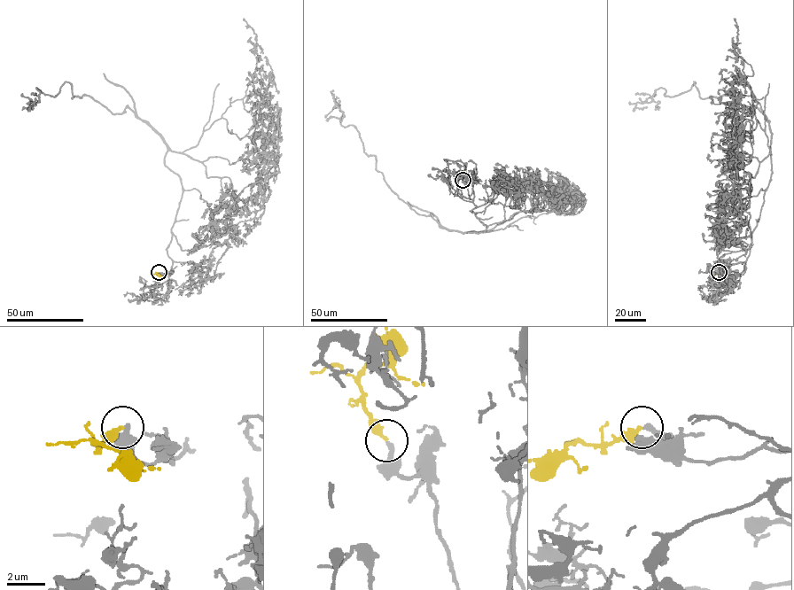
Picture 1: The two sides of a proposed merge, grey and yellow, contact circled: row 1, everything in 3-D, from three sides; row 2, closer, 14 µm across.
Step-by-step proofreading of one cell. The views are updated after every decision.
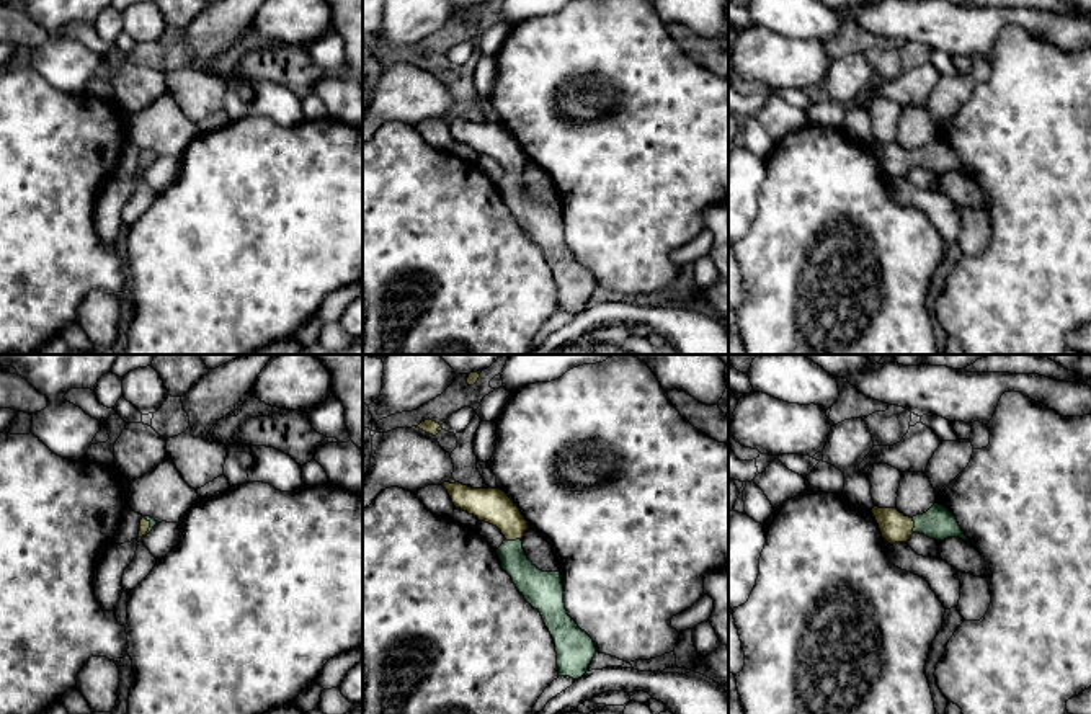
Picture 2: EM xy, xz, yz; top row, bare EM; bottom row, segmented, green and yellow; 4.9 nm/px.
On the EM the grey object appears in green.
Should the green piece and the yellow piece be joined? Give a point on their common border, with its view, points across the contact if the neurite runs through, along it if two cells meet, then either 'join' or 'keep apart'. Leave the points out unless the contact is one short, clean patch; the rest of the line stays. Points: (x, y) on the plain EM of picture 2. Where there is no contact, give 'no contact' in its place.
meets green in xz at (513, 175); join

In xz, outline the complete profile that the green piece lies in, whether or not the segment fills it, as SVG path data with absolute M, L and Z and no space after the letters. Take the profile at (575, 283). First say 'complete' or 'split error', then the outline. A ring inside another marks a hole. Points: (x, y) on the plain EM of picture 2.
split error | M444 116L443 121L448 124L456 142L461 142L469 149L477 150L479 155L485 155L497 160L501 165L505 175L497 183L497 188L501 194L501 203L511 211L513 217L524 230L524 234L541 247L544 258L549 263L555 278L559 310L570 310L573 314L581 312L588 306L588 301L596 288L594 276L567 248L560 204L542 206L524 188L521 173L529 160L519 142L500 123L472 123L459 116Z

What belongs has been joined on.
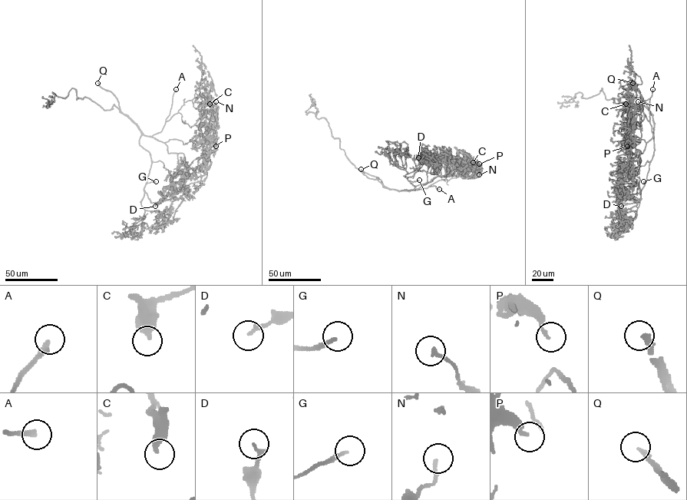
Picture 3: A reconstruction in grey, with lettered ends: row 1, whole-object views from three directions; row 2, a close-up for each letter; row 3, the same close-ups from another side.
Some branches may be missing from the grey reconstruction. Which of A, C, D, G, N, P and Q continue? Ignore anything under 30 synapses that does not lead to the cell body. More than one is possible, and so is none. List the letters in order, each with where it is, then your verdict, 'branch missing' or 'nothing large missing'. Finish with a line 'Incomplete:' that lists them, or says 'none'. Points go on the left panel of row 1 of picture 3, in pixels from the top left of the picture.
A: (176, 89) | branch missing
C: (209, 104) | nothing large missing
D: (155, 206) | nothing large missing
G: (156, 181) | branch missing
N: (216, 101) | nothing large missing
P: (216, 146) | nothing large missing
Q: (97, 83) | branch missing
Incomplete: A, G, Q

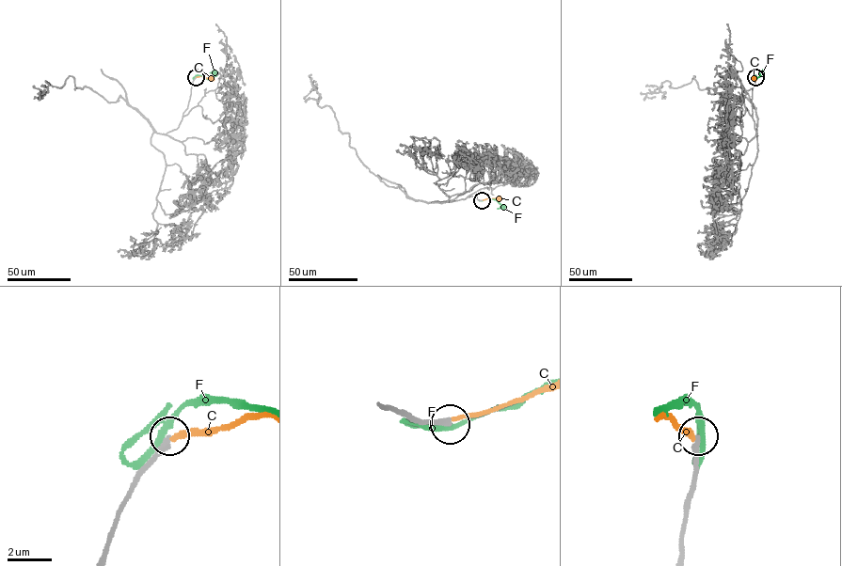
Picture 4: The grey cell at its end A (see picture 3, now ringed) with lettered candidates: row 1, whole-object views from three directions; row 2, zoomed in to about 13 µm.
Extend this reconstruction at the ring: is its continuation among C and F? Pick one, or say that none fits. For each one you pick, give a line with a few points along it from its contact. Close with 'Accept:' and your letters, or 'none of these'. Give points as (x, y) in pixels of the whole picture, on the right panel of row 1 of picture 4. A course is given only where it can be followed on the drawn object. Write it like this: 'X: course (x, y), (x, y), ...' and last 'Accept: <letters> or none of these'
Accept: none of these

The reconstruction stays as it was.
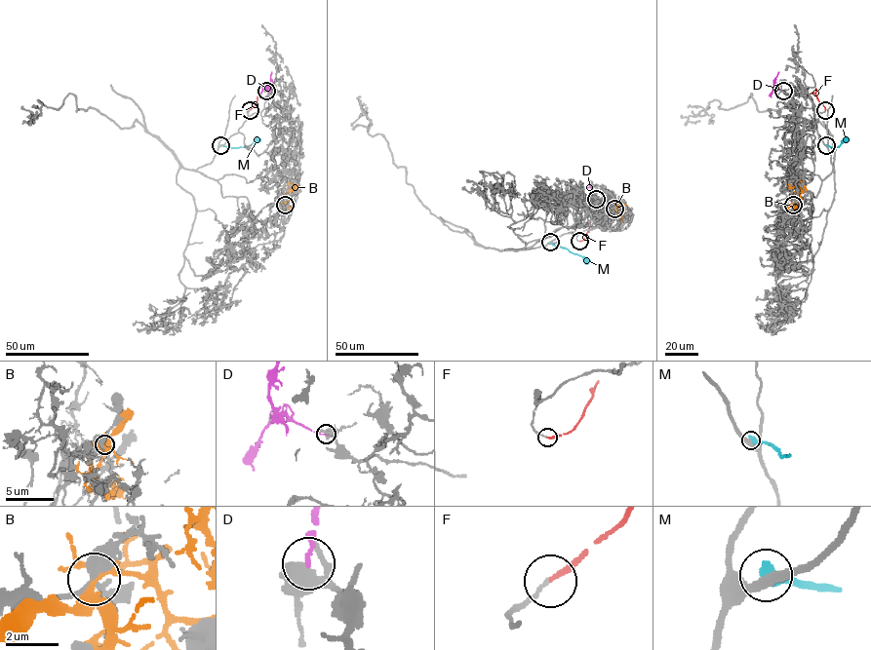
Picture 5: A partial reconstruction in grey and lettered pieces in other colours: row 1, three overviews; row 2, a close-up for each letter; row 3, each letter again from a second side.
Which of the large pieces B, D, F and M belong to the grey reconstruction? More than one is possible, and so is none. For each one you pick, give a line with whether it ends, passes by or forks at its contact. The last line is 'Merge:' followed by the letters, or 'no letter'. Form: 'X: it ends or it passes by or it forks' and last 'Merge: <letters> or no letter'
F: it ends
Merge: F

